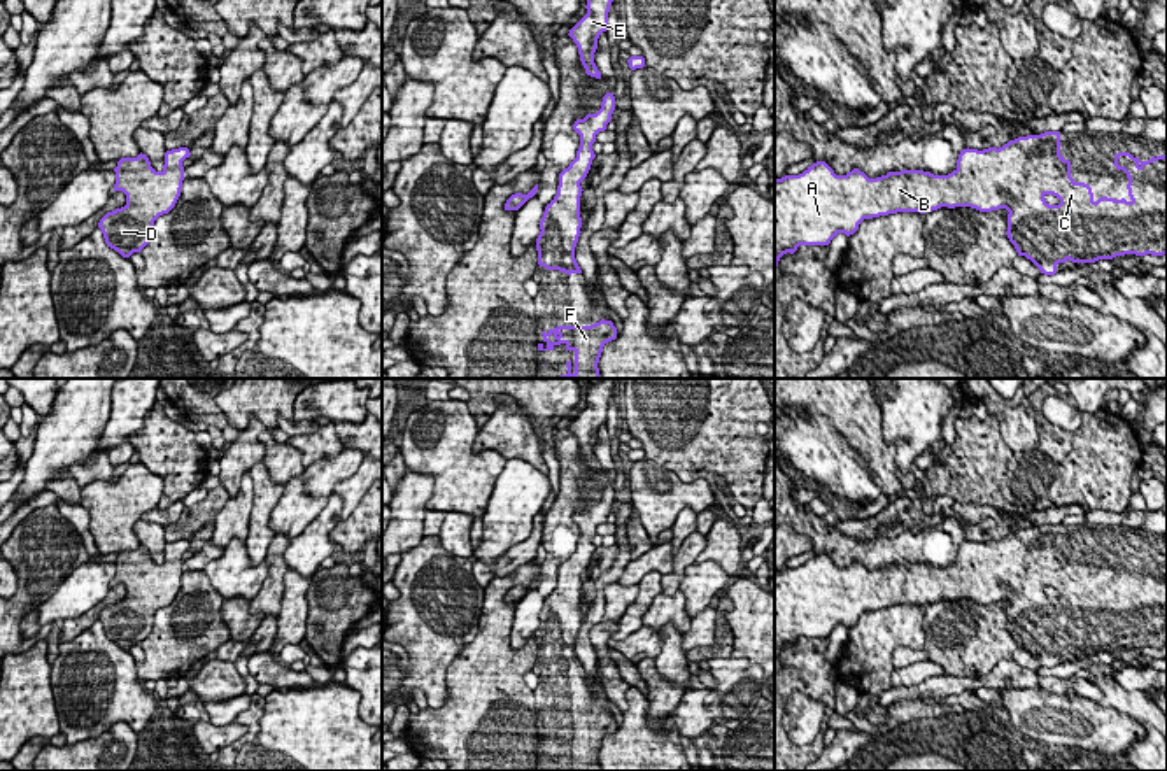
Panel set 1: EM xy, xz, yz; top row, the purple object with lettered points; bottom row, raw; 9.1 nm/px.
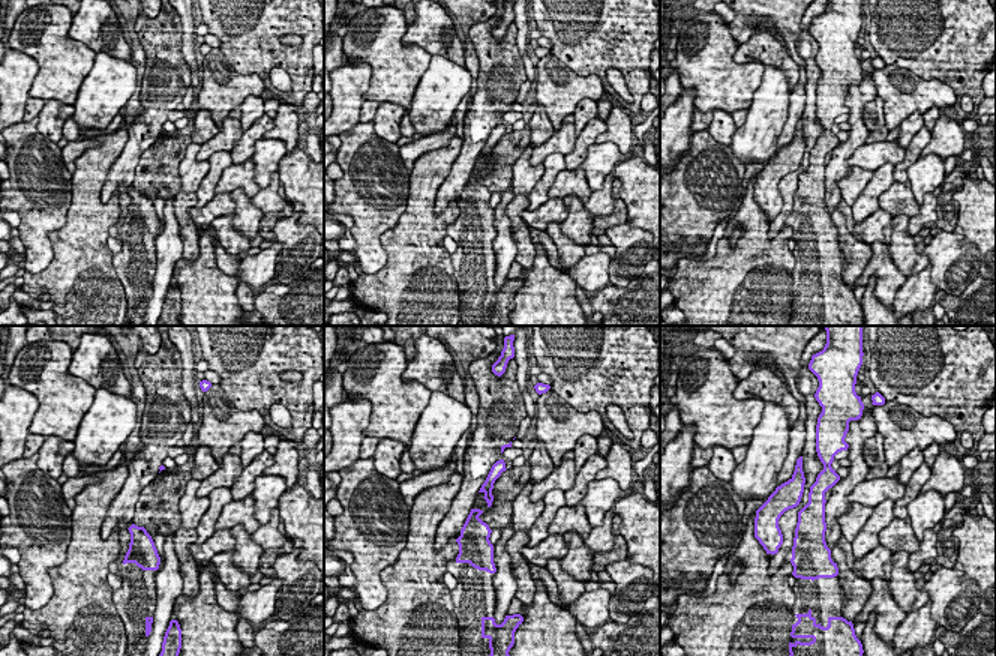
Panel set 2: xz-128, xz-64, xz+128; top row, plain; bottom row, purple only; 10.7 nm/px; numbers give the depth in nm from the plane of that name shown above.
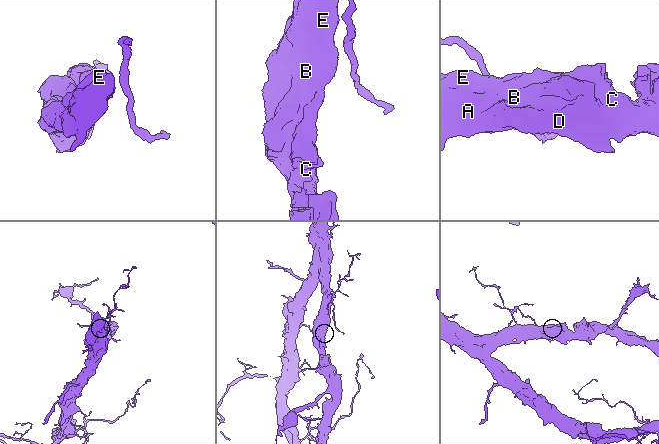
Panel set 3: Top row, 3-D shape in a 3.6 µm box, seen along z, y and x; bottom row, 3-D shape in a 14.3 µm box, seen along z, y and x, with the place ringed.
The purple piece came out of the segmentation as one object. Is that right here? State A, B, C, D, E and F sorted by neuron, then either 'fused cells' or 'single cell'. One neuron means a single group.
A B C D E F | single cell

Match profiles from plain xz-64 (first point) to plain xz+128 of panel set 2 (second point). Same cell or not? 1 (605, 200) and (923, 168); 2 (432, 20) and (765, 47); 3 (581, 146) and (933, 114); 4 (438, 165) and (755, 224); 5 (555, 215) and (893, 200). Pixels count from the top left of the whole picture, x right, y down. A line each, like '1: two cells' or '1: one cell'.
1: two cells
2: one cell
3: two cells
4: one cell
5: two cells

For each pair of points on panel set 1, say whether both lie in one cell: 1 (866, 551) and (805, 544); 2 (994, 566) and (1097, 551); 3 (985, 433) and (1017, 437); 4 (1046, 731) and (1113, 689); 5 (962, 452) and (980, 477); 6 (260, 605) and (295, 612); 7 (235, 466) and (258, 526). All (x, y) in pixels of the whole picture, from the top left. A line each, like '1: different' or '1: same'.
1: different
2: same
3: different
4: different
5: same
6: different
7: different

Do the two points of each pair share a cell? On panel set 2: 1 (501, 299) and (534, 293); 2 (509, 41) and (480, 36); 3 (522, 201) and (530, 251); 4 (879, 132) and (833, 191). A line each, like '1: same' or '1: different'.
1: different
2: same
3: same
4: different

